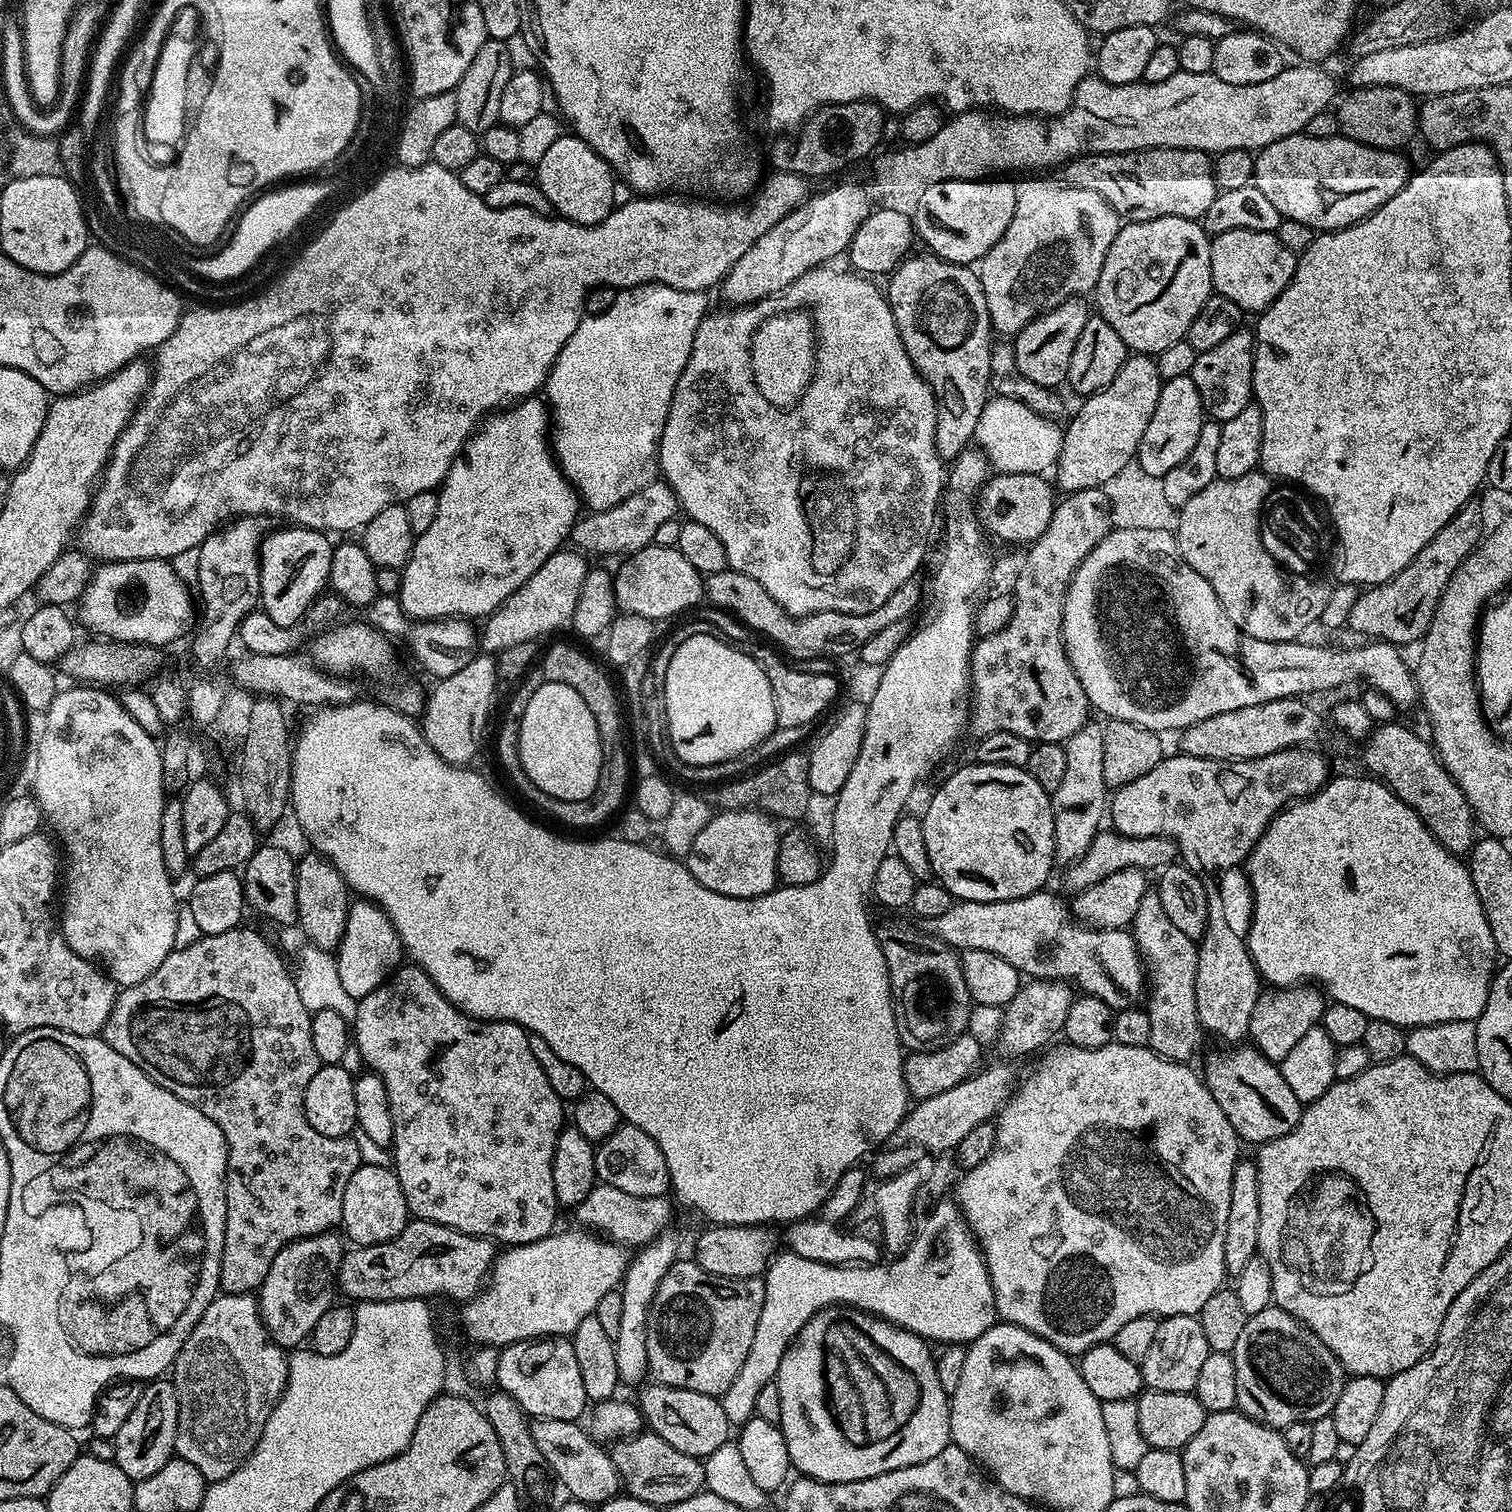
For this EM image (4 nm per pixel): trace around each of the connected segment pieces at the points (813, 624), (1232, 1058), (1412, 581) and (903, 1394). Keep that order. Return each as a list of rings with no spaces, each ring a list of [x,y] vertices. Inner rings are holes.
[[[727,568],[707,577],[706,600],[709,605],[732,613],[753,633],[761,632],[762,635],[769,636],[764,638],[783,649],[793,661],[808,662],[804,660],[816,660],[819,656],[844,656],[847,652],[859,653],[860,647],[870,638],[874,638],[874,634],[886,630],[886,626],[891,626],[894,622],[909,619],[913,615],[911,612],[920,604],[918,581],[919,579],[913,578],[902,582],[902,586],[898,586],[898,590],[894,590],[894,594],[890,594],[890,598],[886,598],[882,606],[869,612],[826,610],[809,616],[794,617],[781,604],[774,602],[770,594],[766,594],[762,582],[754,582],[750,574]]]
[[[1244,1046],[1233,1047],[1236,1049],[1218,1057],[1216,1064],[1202,1068],[1202,1079],[1210,1094],[1214,1094],[1214,1102],[1222,1106],[1222,1114],[1230,1118],[1230,1126],[1234,1126],[1241,1141],[1245,1145],[1259,1146],[1297,1128],[1302,1105],[1294,1098],[1294,1090],[1286,1086],[1286,1078],[1282,1078],[1273,1061],[1266,1059],[1255,1046],[1240,1047]]]
[[[1469,502],[1418,550],[1418,554],[1394,578],[1375,586],[1368,586],[1359,593],[1354,608],[1350,611],[1347,627],[1361,632],[1361,637],[1371,638],[1376,642],[1405,646],[1415,645],[1423,641],[1428,633],[1432,615],[1436,612],[1436,603],[1441,594],[1446,590],[1452,575],[1462,566],[1462,562],[1476,549],[1485,535],[1484,512],[1476,505]],[[1416,640],[1416,641],[1415,641]]]
[[[834,1304],[831,1308],[823,1308],[821,1312],[816,1312],[810,1318],[810,1322],[806,1322],[804,1329],[796,1335],[796,1339],[792,1341],[792,1345],[786,1350],[786,1354],[782,1358],[782,1362],[778,1366],[774,1377],[774,1383],[778,1386],[778,1394],[782,1394],[782,1414],[780,1415],[779,1426],[782,1434],[786,1438],[786,1450],[790,1454],[790,1462],[792,1468],[795,1469],[801,1477],[809,1480],[821,1480],[827,1484],[837,1484],[838,1482],[854,1482],[855,1480],[865,1480],[866,1478],[874,1478],[878,1474],[886,1474],[890,1470],[898,1470],[906,1466],[914,1466],[918,1462],[926,1462],[926,1458],[934,1458],[934,1454],[942,1454],[942,1450],[949,1447],[952,1435],[950,1434],[950,1396],[942,1390],[942,1382],[938,1382],[938,1370],[934,1359],[934,1352],[931,1352],[929,1341],[923,1336],[914,1334],[910,1330],[900,1328],[896,1324],[892,1324],[889,1320],[883,1320],[881,1316],[873,1316],[870,1312],[863,1312],[860,1308],[853,1308],[847,1304]]]

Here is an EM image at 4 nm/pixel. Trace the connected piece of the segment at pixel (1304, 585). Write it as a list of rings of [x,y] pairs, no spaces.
[[[1257,470],[1250,474],[1242,474],[1242,478],[1213,480],[1206,490],[1198,490],[1186,506],[1179,509],[1180,521],[1174,531],[1180,547],[1180,557],[1189,564],[1218,594],[1218,602],[1222,602],[1222,610],[1250,638],[1278,642],[1280,640],[1296,640],[1299,632],[1304,632],[1313,623],[1319,621],[1323,607],[1326,606],[1329,585],[1319,584],[1316,580],[1308,580],[1307,575],[1289,572],[1271,556],[1262,546],[1260,537],[1260,517],[1265,500],[1274,490],[1273,481],[1267,472]]]

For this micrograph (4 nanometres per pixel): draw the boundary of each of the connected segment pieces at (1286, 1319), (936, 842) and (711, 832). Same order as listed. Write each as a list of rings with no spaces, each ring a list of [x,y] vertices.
[[[1270,1306],[1248,1318],[1238,1346],[1230,1353],[1238,1374],[1236,1408],[1265,1424],[1283,1430],[1294,1422],[1311,1422],[1331,1416],[1346,1379],[1338,1357],[1290,1313]]]
[[[969,762],[965,768],[957,770],[953,776],[948,776],[944,780],[944,785],[932,796],[932,801],[928,804],[928,809],[922,812],[924,821],[924,833],[926,834],[926,854],[930,854],[930,866],[932,875],[945,888],[949,894],[957,901],[973,900],[974,902],[1002,902],[1003,900],[1013,900],[1029,896],[1041,891],[1048,880],[1048,875],[1052,872],[1052,864],[1056,860],[1056,847],[1054,846],[1054,814],[1052,813],[1052,801],[1049,793],[1034,782],[1034,778],[1023,768],[1014,766],[990,766],[989,764],[978,764]]]
[[[759,810],[717,811],[698,833],[698,838],[694,838],[694,846],[690,846],[686,857],[690,874],[694,874],[706,890],[714,890],[714,894],[726,894],[730,898],[753,900],[756,896],[776,891],[776,867],[782,835],[776,824],[773,817]]]

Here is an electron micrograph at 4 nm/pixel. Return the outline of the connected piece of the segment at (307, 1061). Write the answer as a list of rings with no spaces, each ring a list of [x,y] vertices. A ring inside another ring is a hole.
[[[241,926],[226,930],[226,934],[214,934],[213,936],[201,935],[190,946],[176,948],[142,982],[127,985],[117,995],[116,1005],[110,1010],[110,1018],[104,1023],[102,1038],[122,1058],[130,1058],[138,1070],[142,1070],[158,1086],[170,1090],[182,1102],[202,1110],[210,1122],[222,1130],[224,1141],[228,1147],[228,1165],[224,1175],[224,1197],[226,1198],[226,1226],[224,1227],[224,1249],[220,1259],[220,1292],[224,1294],[252,1294],[260,1287],[260,1283],[270,1274],[270,1266],[274,1258],[290,1242],[301,1240],[307,1236],[320,1236],[323,1232],[332,1232],[340,1224],[342,1218],[342,1194],[346,1194],[346,1182],[350,1182],[350,1174],[358,1170],[362,1163],[360,1148],[352,1141],[351,1135],[330,1138],[318,1134],[314,1126],[306,1118],[304,1099],[306,1098],[306,1086],[310,1086],[310,1078],[318,1074],[322,1066],[320,1058],[311,1037],[312,1016],[304,1008],[302,999],[298,996],[293,973],[284,965],[282,957],[276,953],[276,948],[260,932],[252,928]]]

